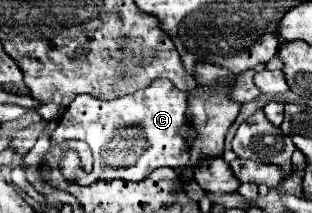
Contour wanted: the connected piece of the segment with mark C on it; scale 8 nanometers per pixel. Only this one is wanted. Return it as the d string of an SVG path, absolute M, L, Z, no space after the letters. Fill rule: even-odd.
M156 79L146 89L118 99L102 101L92 95L80 95L66 107L52 131L52 145L66 139L86 141L94 155L94 171L88 175L88 185L106 175L124 181L142 181L154 169L182 169L192 159L192 135L196 129L188 119L188 93L174 87L168 79Z

